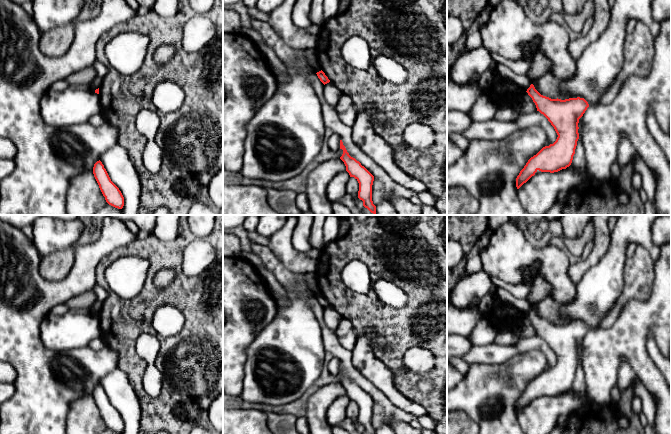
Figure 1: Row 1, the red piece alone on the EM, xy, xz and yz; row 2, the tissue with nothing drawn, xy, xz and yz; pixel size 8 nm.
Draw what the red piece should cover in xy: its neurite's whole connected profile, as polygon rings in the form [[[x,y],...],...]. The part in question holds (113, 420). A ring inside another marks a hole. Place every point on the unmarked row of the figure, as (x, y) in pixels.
[[[100,384],[94,388],[93,398],[106,426],[115,432],[122,433],[124,421],[119,412],[111,405]]]

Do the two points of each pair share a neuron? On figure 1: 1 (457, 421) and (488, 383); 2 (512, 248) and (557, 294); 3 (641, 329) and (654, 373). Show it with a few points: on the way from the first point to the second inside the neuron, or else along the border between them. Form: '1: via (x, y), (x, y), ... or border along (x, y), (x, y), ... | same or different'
1: border along (457, 410), (464, 411), (477, 423) | different
2: via (528, 256), (539, 257), (556, 274), (557, 278) | same
3: via (639, 340), (639, 358), (643, 362) | same

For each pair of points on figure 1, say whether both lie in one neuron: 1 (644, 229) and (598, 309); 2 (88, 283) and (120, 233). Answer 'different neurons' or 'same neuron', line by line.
1: same neuron
2: same neuron

